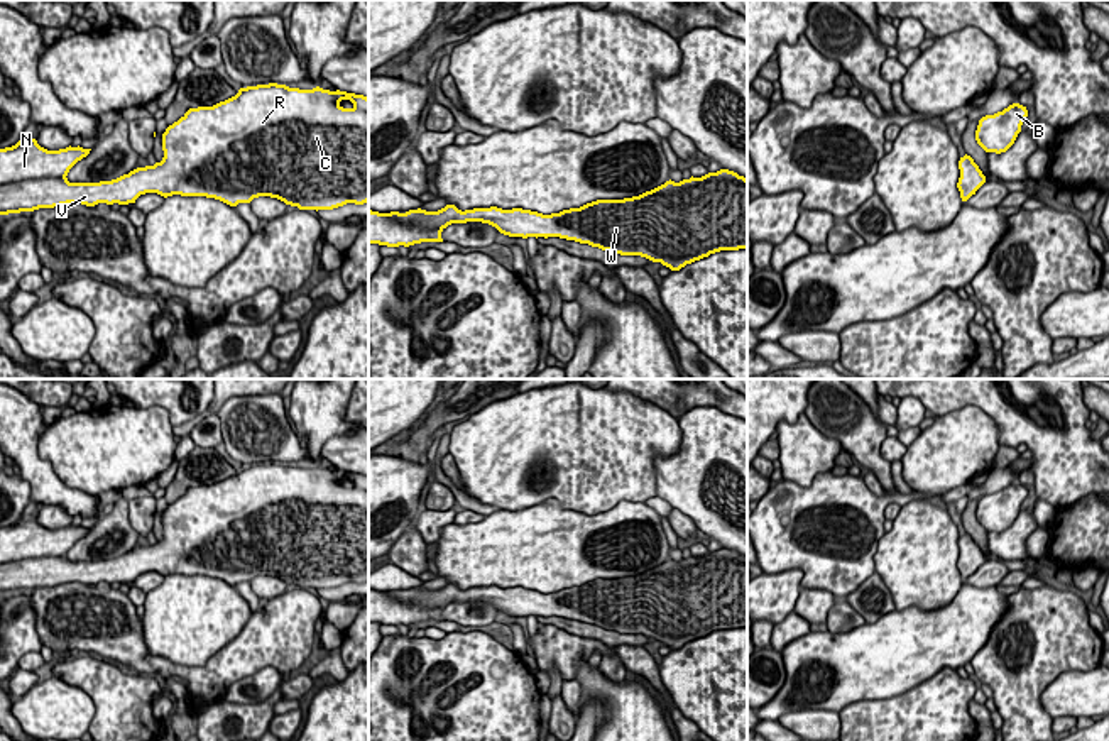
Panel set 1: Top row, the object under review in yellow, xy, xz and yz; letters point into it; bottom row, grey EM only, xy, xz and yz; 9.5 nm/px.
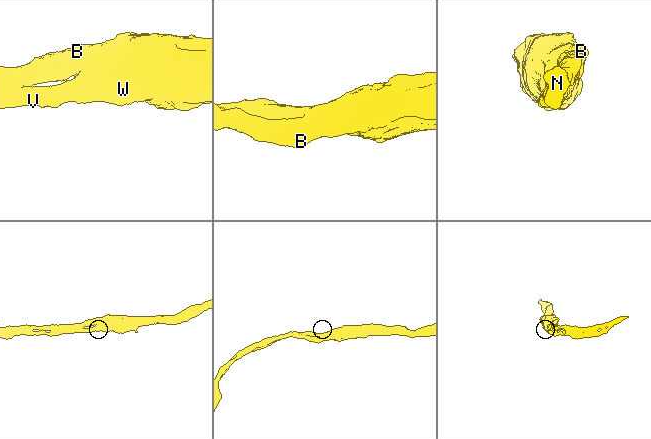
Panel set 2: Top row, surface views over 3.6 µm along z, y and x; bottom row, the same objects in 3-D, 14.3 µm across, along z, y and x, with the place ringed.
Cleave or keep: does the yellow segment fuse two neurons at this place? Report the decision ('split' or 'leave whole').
leave whole

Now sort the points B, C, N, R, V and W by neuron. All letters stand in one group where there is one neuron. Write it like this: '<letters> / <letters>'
B C N R V W

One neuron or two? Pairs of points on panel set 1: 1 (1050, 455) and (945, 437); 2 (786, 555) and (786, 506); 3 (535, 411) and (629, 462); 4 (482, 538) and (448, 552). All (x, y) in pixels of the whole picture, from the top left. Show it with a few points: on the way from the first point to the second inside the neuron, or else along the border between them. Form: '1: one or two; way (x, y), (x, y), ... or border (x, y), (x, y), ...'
1: two; border (979, 408), (994, 422), (999, 444)
2: one; way (786, 543), (786, 518)
3: one; way (558, 435), (565, 442), (606, 450)
4: one; way (474, 547), (469, 552), (457, 552)

